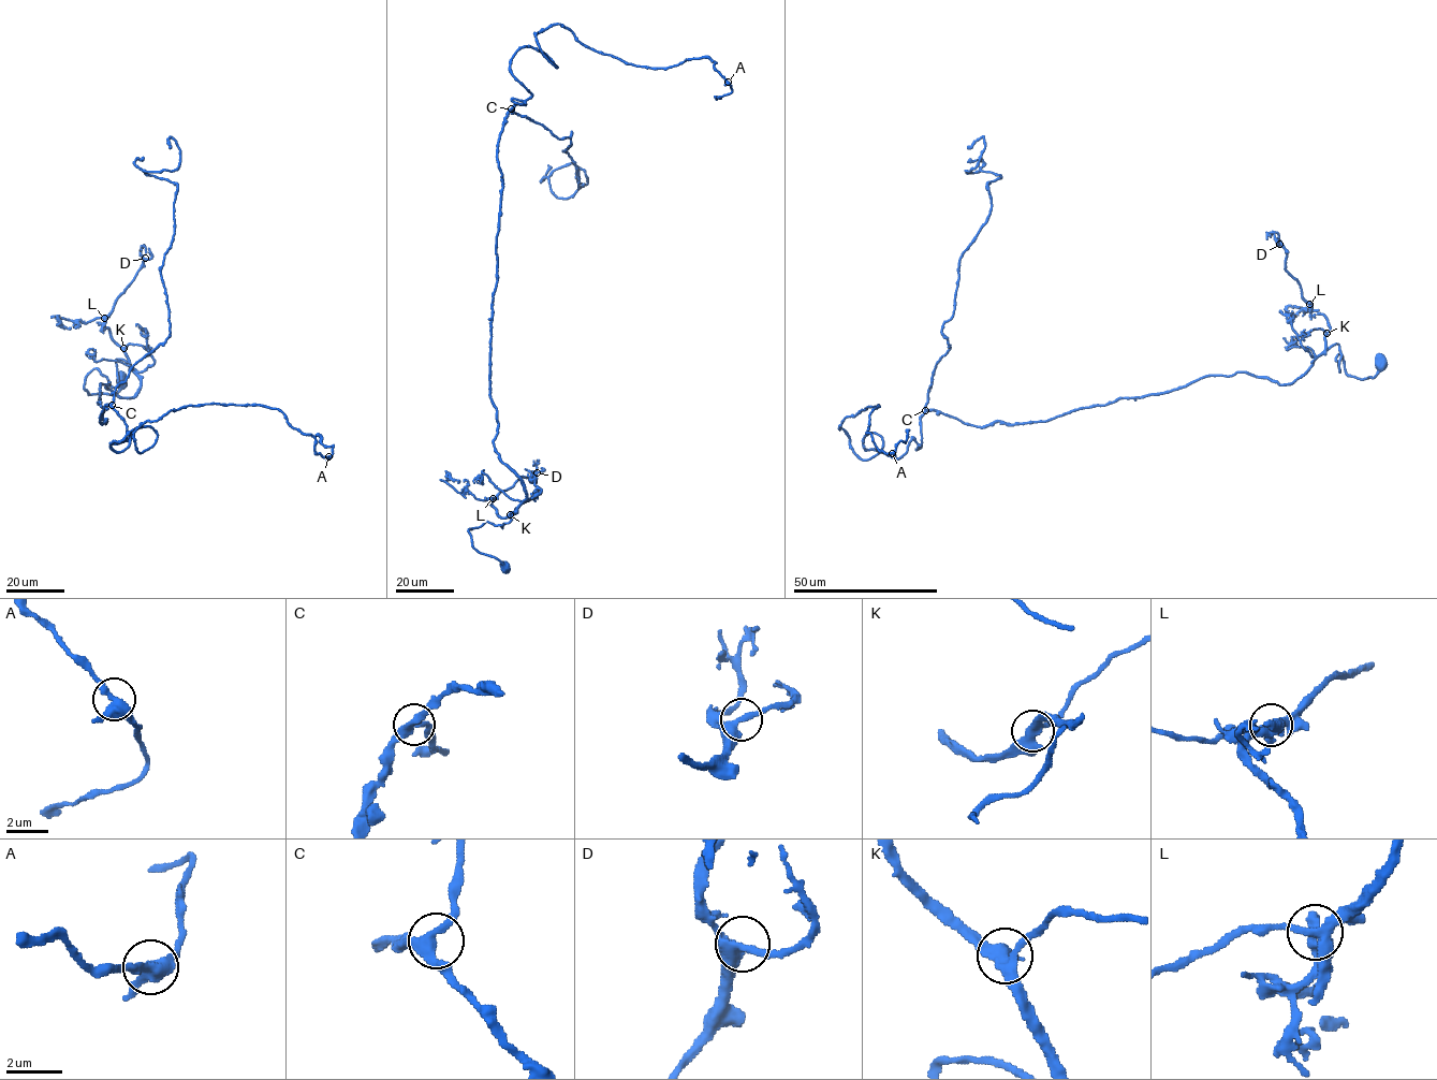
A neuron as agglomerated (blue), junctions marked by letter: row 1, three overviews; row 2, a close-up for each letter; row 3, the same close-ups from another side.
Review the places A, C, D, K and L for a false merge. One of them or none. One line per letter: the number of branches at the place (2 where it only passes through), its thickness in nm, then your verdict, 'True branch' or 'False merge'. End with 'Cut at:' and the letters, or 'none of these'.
A: Branches: 3. Thickness 400 nm. True branch
C: Branches: 3. Thickness 340 nm. True branch
D: Branches: 3. Thickness 300 nm. True branch
K: Branches: 3. Thickness 400 nm. True branch
L: Branches: 3. Thickness 440 nm. False merge
Cut at: L

